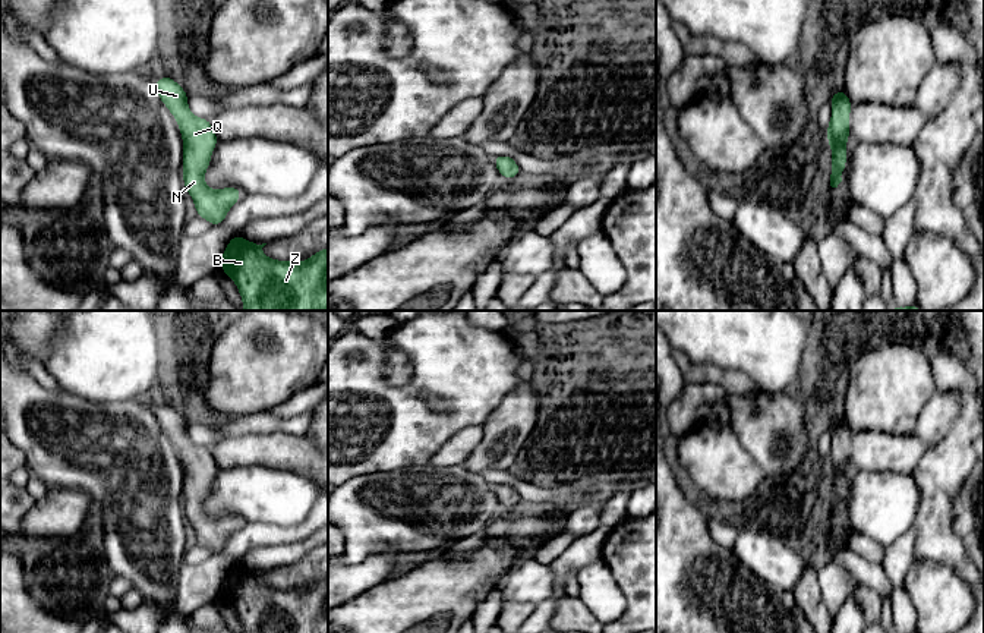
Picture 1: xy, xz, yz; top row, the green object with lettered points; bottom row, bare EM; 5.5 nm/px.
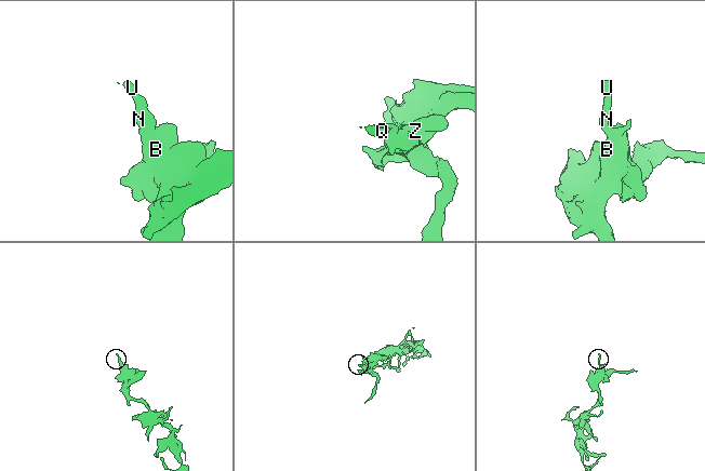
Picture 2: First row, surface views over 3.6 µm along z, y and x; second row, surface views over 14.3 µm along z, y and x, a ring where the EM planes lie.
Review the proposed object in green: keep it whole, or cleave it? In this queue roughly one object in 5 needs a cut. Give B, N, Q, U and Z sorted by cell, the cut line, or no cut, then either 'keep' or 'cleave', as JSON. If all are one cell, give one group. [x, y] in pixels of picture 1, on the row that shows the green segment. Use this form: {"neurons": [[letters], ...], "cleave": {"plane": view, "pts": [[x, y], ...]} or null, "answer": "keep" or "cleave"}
{"neurons": [["B", "N", "Q", "U", "Z"]], "cleave": null, "answer": "keep"}

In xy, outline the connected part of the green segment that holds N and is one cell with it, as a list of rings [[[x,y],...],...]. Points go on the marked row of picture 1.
[[[163,75],[152,84],[160,100],[176,117],[183,136],[183,183],[195,201],[196,215],[208,220],[212,227],[220,226],[243,193],[236,186],[212,190],[204,182],[205,170],[211,164],[211,151],[218,144],[211,120],[189,111],[186,91],[171,78]]]

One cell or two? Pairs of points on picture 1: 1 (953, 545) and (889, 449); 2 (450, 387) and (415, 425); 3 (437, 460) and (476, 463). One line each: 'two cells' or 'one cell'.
1: two cells
2: one cell
3: two cells

